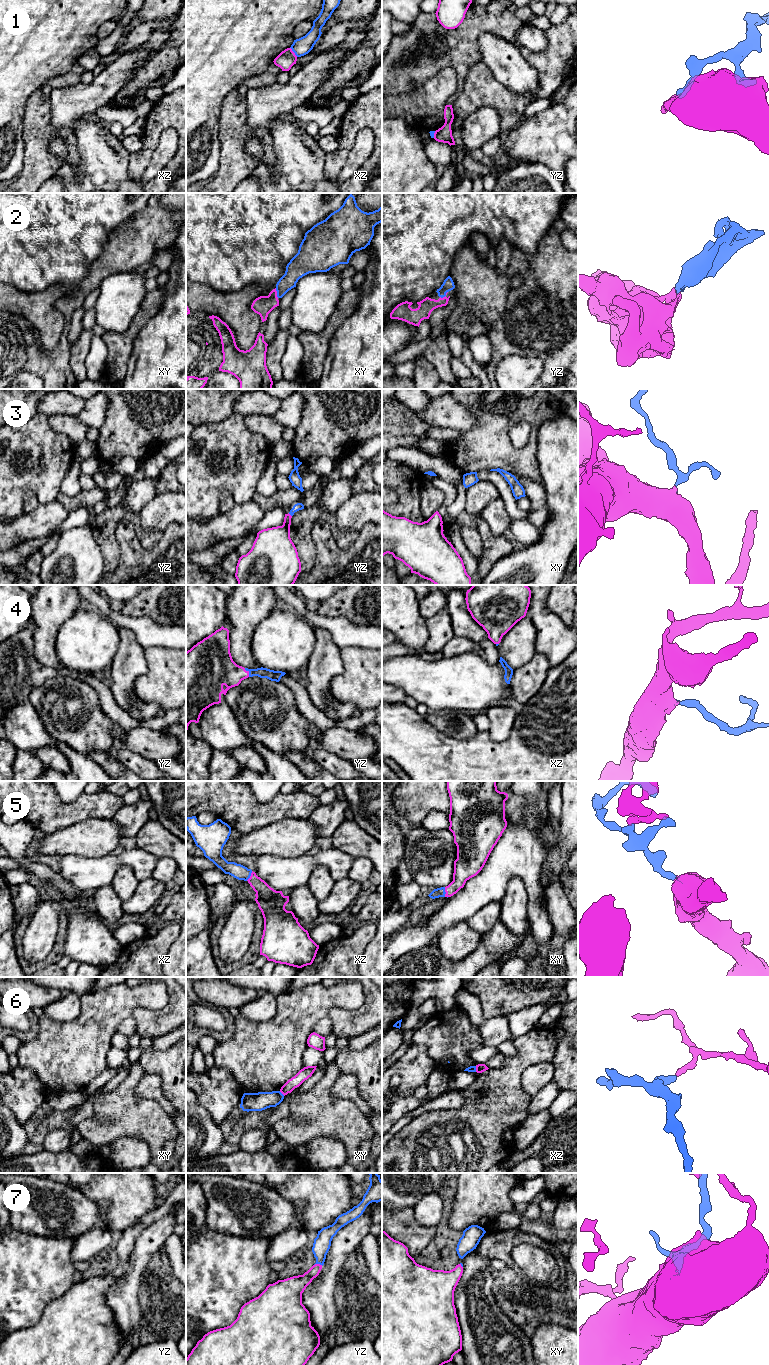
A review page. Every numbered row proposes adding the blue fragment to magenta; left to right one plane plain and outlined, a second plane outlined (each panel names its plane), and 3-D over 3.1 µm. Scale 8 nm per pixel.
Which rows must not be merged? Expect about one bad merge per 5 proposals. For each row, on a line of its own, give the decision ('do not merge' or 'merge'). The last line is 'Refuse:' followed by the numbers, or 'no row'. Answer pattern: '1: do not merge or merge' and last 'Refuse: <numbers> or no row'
1: do not merge
2: merge
3: merge
4: merge
5: merge
6: do not merge
7: merge
Refuse: 1, 6

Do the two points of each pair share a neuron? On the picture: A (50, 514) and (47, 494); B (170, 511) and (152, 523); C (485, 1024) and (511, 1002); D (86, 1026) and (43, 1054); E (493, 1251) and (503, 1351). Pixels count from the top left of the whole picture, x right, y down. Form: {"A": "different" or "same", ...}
{"A": "different", "B": "same", "C": "different", "D": "same", "E": "different"}

